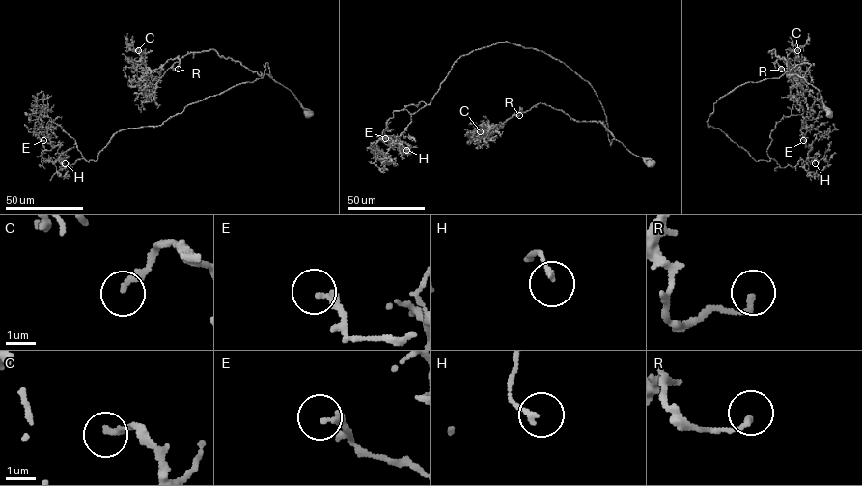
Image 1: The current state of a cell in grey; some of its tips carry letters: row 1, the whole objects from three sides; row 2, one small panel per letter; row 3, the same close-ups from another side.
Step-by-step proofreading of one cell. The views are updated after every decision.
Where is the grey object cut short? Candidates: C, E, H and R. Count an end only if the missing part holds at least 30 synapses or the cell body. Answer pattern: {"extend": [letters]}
{"extend": ["C"]}

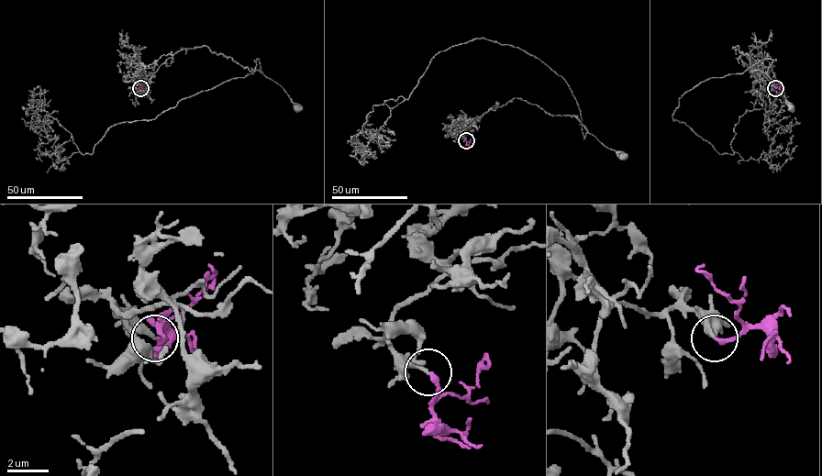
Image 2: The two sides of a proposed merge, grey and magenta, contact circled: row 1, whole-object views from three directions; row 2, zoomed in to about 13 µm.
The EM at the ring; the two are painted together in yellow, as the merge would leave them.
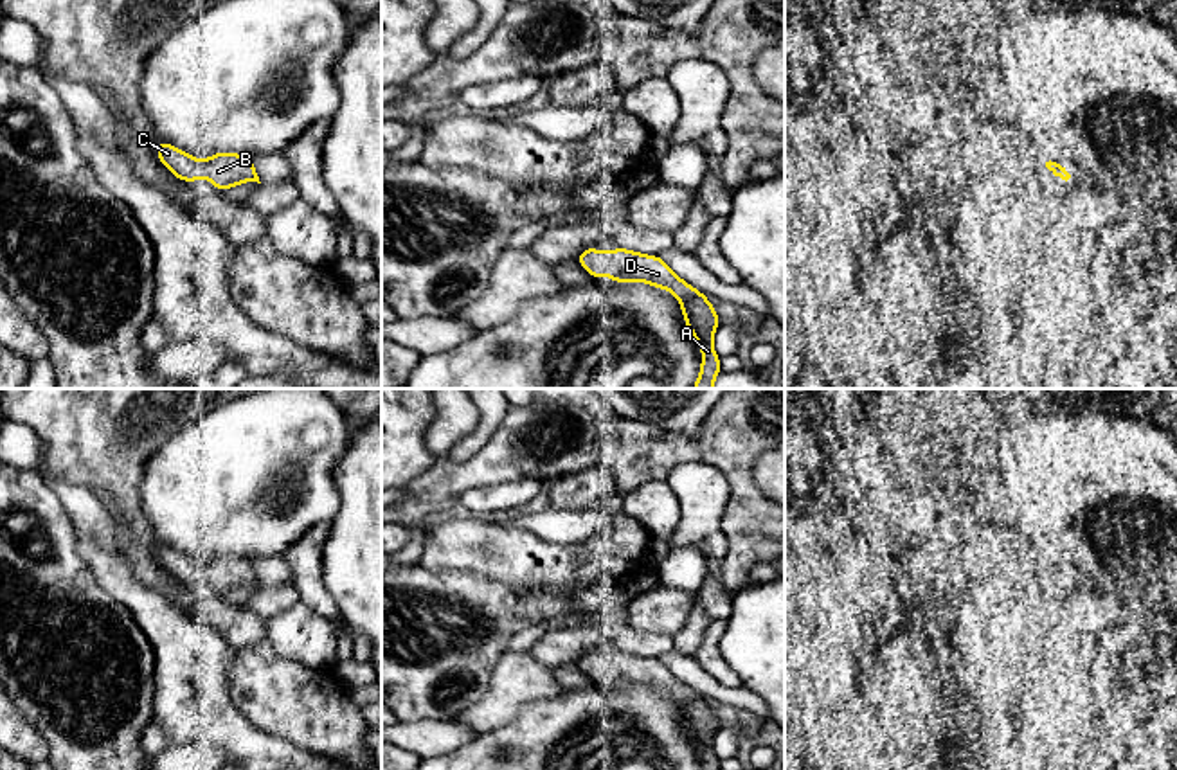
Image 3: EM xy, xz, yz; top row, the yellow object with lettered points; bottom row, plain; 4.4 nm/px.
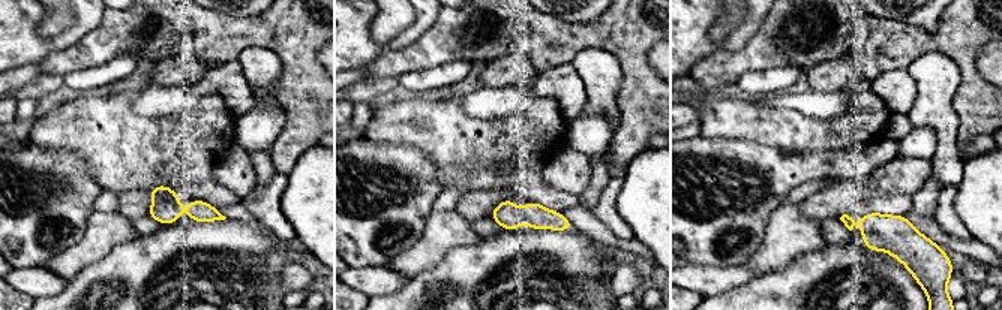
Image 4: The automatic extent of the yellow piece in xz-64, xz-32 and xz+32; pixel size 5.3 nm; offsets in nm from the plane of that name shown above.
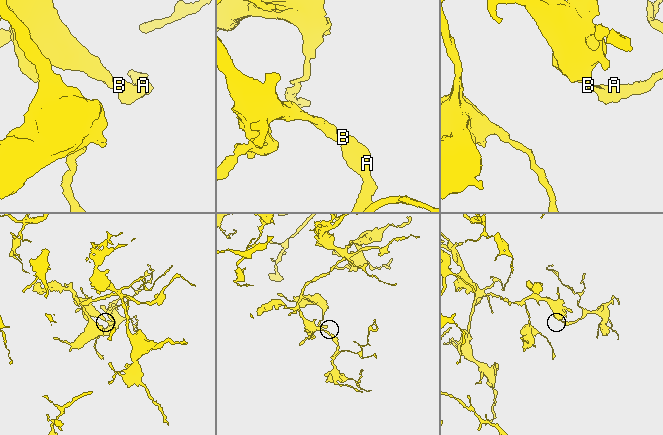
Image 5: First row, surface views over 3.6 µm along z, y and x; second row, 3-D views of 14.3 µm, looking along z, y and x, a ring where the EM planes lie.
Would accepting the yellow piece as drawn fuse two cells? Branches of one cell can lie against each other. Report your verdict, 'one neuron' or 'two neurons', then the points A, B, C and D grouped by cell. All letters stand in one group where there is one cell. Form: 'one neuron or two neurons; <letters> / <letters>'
one neuron; A B C D

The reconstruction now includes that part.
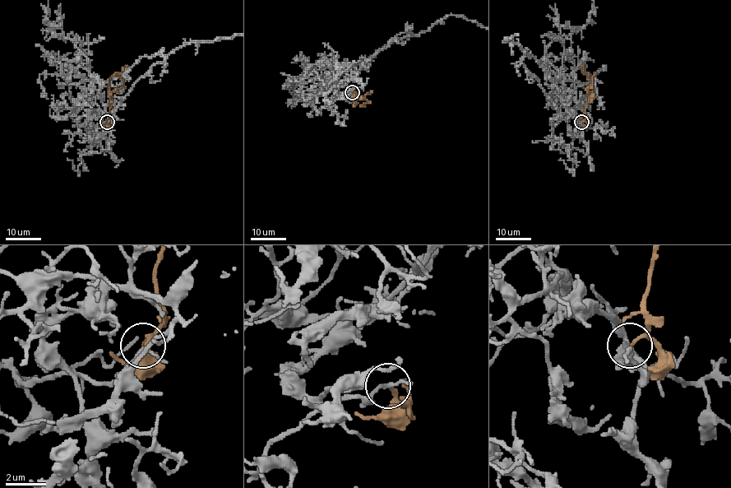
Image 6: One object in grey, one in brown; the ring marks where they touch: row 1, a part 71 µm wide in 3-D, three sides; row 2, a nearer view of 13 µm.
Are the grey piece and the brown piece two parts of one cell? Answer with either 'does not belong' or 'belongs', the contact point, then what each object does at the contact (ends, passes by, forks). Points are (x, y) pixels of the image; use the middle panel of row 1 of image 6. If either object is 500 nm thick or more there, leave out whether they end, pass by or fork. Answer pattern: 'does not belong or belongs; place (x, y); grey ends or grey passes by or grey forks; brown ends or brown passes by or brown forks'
belongs; place (352, 92); grey passes by; brown passes by

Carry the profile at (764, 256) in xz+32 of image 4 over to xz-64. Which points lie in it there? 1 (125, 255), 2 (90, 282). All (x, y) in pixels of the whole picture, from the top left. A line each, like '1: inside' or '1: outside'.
1: outside
2: outside

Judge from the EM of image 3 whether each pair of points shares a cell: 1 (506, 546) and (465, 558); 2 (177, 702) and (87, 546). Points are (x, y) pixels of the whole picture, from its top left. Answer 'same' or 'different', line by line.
1: same
2: same

